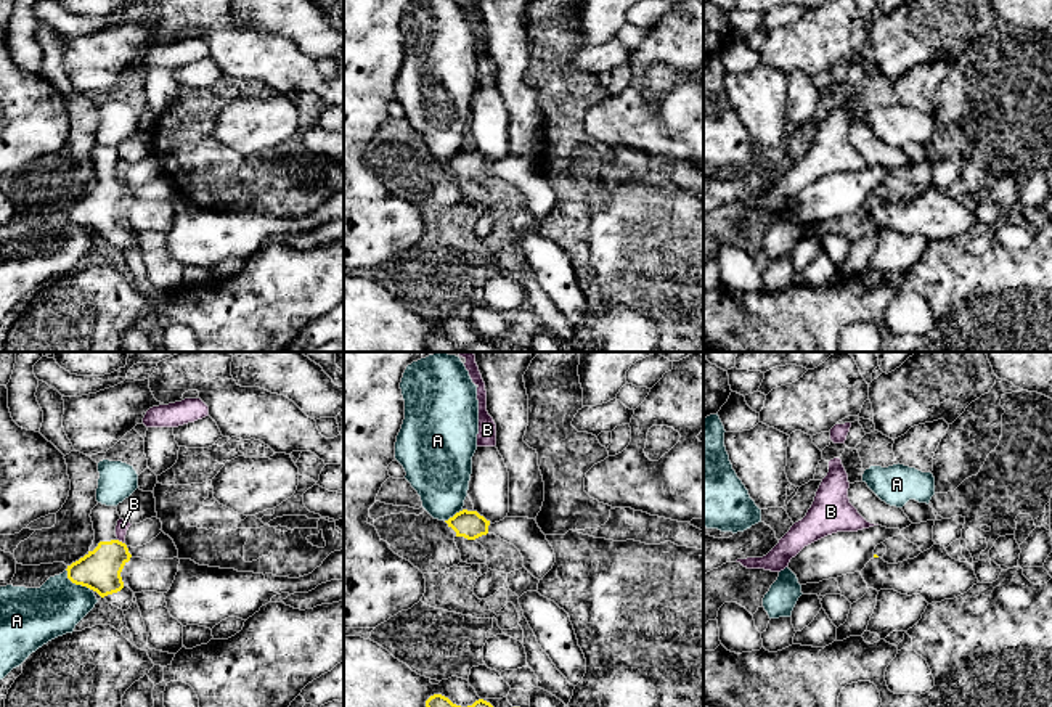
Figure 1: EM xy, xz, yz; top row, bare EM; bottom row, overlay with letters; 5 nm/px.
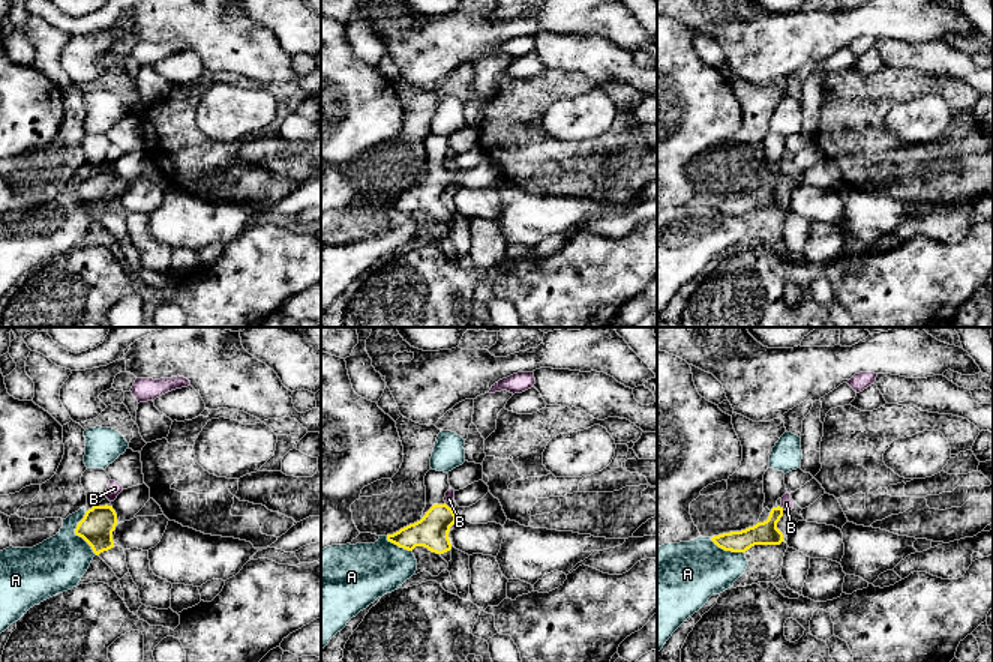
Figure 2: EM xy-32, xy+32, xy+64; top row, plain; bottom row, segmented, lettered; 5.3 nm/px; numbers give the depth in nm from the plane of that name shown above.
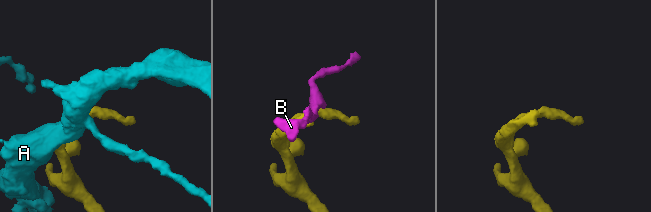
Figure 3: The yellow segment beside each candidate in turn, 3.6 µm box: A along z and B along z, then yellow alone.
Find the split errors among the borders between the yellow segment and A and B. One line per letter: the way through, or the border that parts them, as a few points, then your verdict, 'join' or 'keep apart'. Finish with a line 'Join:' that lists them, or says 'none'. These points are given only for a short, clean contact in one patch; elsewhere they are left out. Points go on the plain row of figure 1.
A: keep apart
B: border along xy (118, 179), (124, 183); keep apart
Join: none

